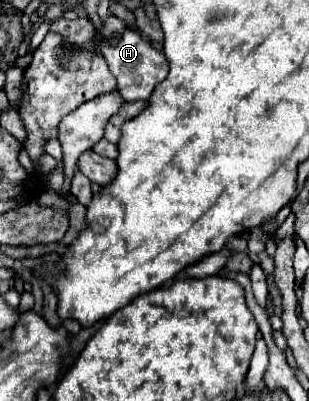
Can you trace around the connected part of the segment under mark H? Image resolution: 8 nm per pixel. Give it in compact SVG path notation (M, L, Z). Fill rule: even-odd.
M108 17L102 29L102 41L98 43L98 51L106 57L108 67L118 81L118 89L124 101L136 101L136 99L148 101L154 87L162 83L168 75L168 63L164 53L156 51L138 29L132 29L118 17Z

